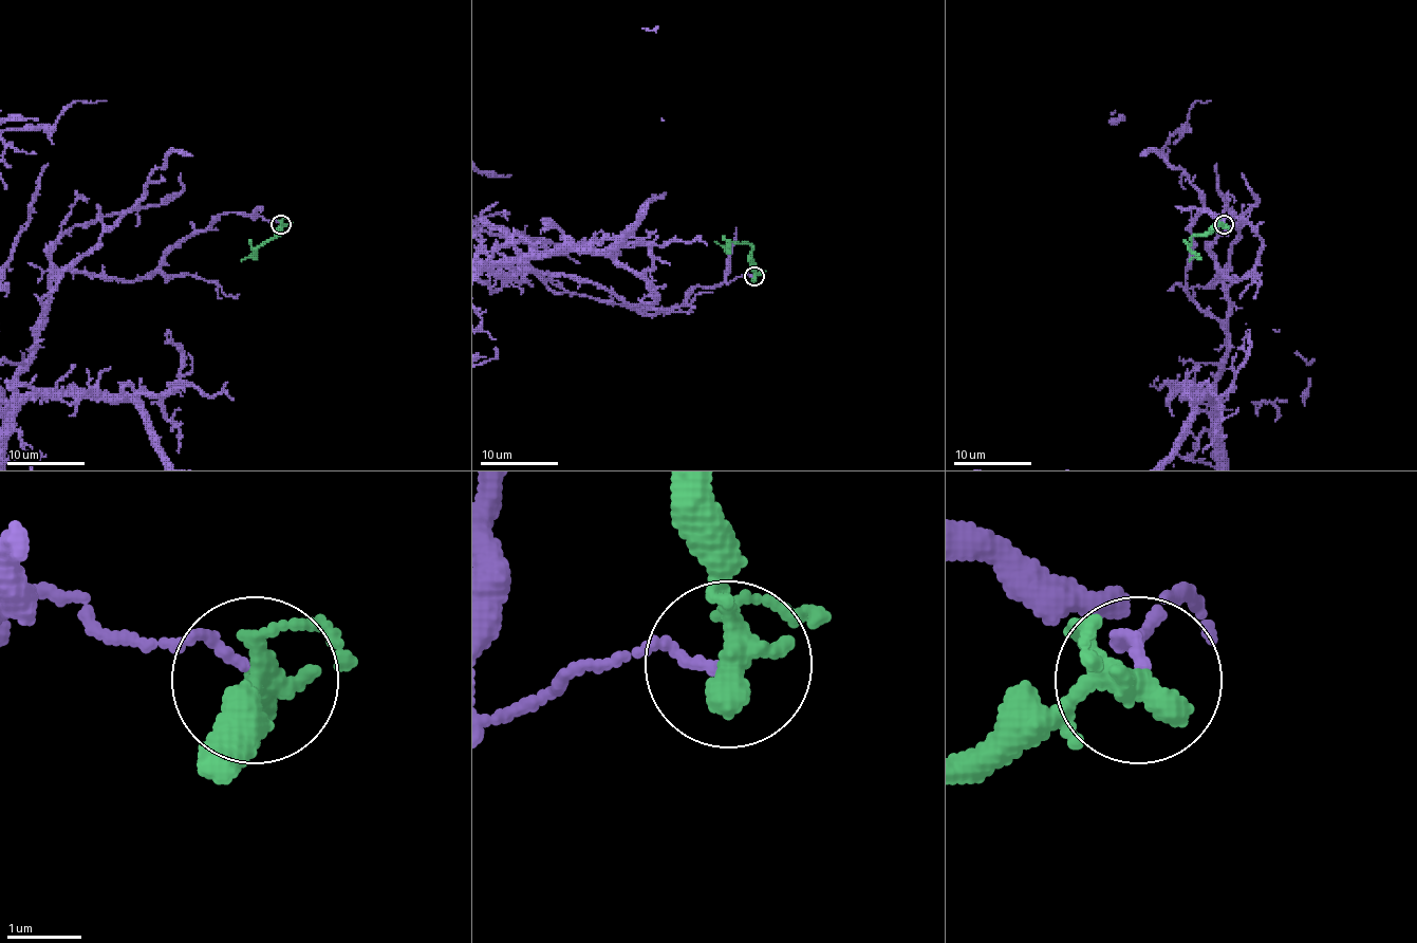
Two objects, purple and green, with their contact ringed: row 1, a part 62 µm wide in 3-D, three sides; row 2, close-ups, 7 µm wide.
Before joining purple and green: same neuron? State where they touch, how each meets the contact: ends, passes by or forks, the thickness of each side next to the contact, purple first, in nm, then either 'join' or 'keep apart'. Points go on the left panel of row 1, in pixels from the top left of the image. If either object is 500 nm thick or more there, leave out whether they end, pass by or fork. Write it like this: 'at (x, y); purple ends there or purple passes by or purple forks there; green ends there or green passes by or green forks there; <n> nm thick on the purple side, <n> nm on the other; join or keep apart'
at (281, 224); purple ends there; green passes by; 110 nm thick on the purple side, 380 nm on the other; keep apart

